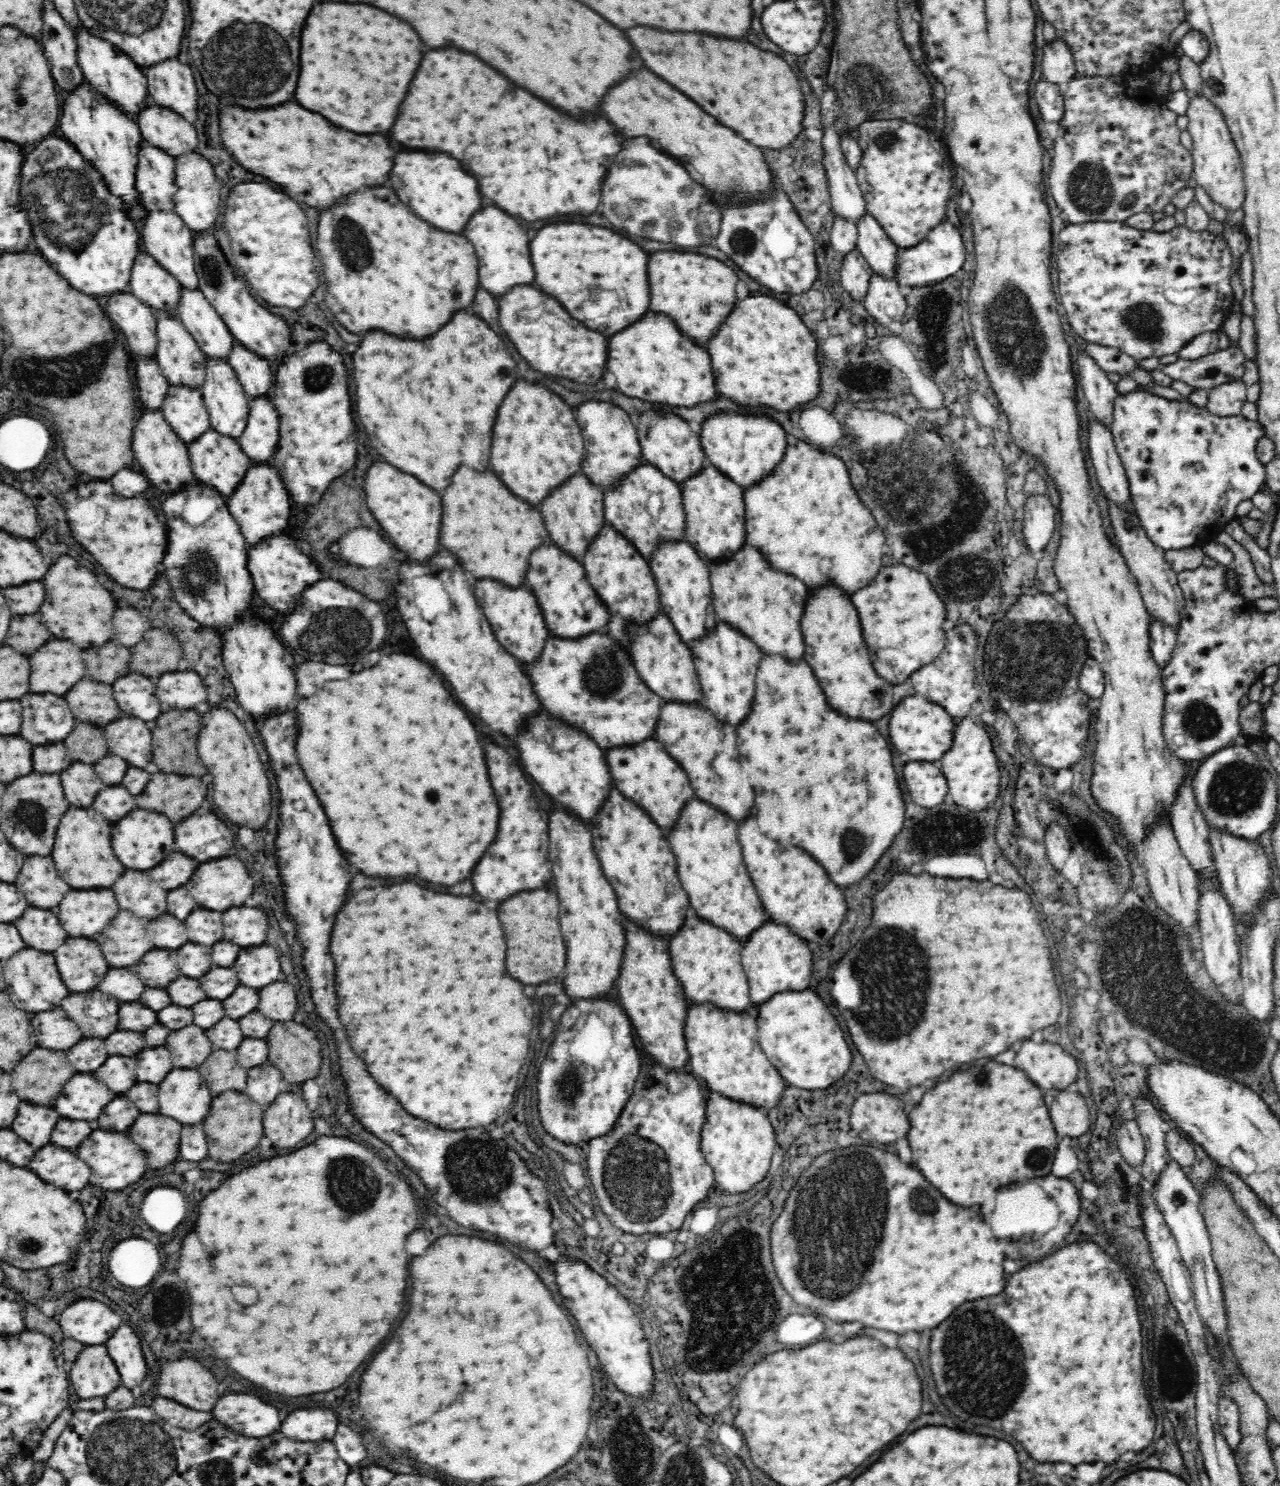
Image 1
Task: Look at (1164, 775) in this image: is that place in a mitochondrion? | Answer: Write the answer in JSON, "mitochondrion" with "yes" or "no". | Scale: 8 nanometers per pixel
{"mitochondrion":"no"}

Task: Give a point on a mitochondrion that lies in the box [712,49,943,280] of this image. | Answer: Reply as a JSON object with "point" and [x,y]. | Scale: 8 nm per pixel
{"point":[870,85]}

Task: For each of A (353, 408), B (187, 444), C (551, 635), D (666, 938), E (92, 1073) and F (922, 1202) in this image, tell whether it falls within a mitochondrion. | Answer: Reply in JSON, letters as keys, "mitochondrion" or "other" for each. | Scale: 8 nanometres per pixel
{"A":"other","B":"other","C":"other","D":"other","E":"other","F":"mitochondrion"}

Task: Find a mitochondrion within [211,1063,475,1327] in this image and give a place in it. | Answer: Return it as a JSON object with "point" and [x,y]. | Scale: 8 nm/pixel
{"point":[353,1183]}

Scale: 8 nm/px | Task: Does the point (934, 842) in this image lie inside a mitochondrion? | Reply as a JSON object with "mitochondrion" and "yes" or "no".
{"mitochondrion":"yes"}

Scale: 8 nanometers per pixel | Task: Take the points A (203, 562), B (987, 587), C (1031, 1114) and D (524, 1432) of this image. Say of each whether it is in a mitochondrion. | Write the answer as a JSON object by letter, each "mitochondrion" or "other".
{"A":"mitochondrion","B":"mitochondrion","C":"other","D":"other"}

